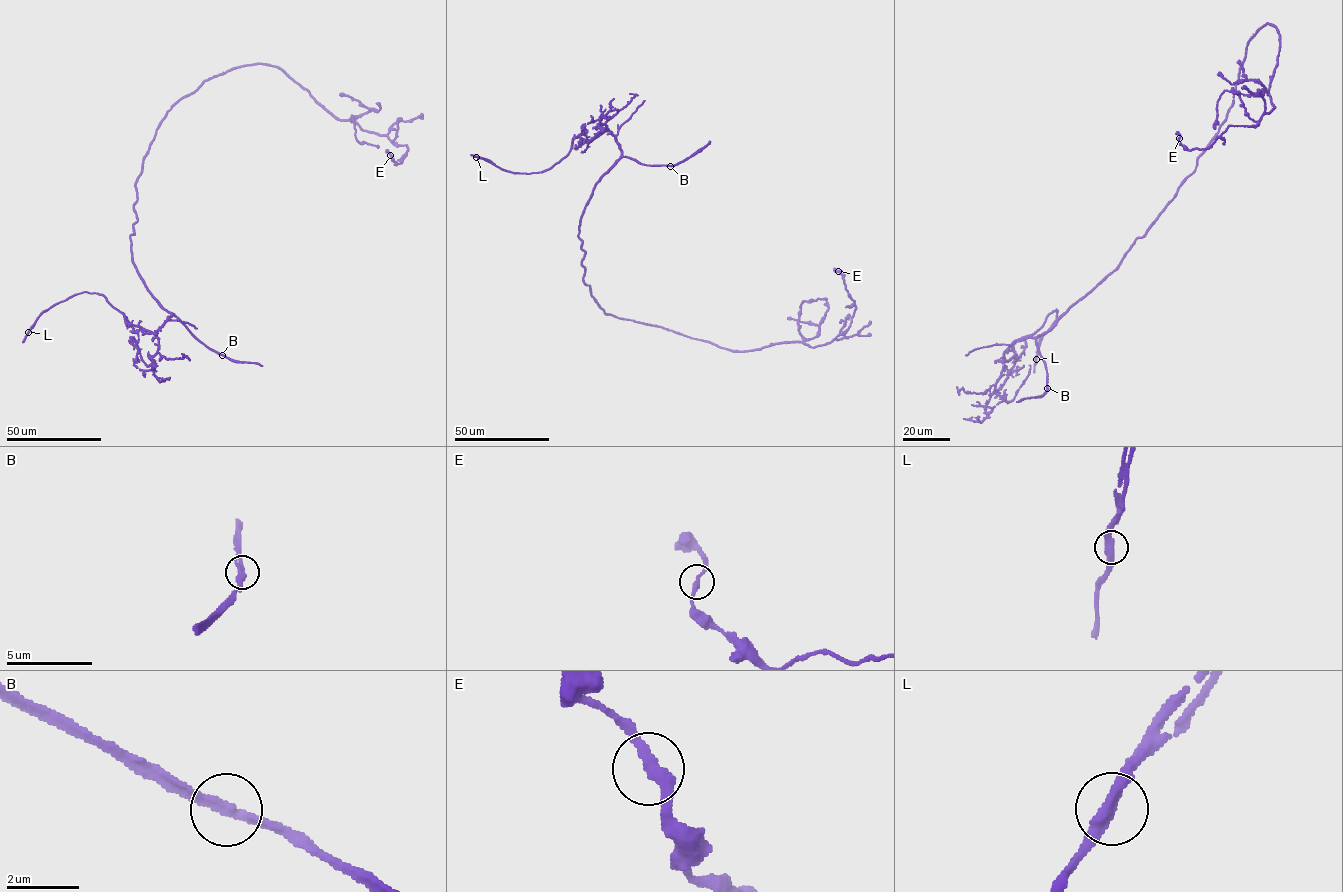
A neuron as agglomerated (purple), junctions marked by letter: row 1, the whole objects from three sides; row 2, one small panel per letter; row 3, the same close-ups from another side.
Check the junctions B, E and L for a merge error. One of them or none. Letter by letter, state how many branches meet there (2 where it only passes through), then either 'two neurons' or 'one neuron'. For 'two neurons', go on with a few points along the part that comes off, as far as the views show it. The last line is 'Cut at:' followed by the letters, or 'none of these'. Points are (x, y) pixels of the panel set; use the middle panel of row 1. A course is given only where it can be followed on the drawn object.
B: 2 | one neuron
E: 2 | one neuron
L: 2 | two neurons | (476, 157), (495, 164)
Cut at: L

